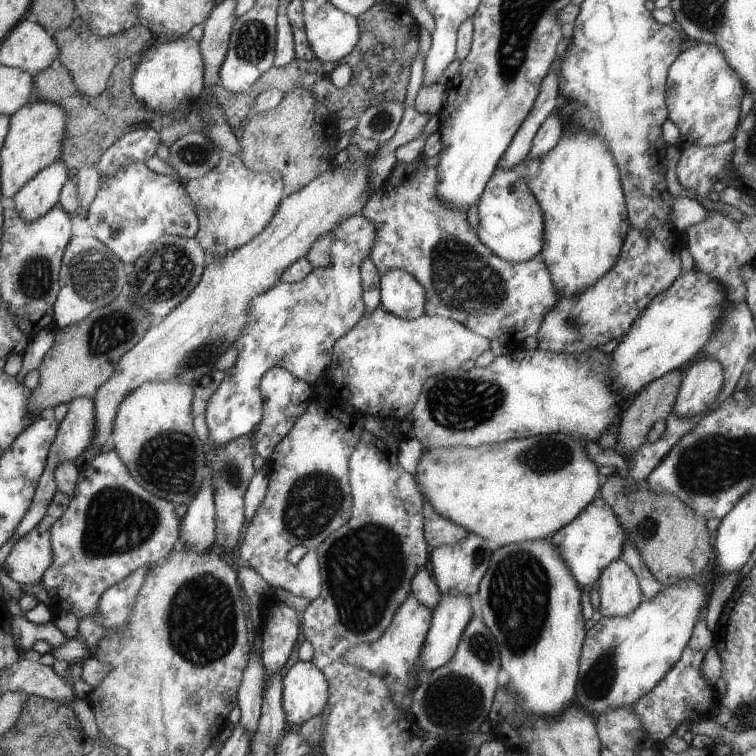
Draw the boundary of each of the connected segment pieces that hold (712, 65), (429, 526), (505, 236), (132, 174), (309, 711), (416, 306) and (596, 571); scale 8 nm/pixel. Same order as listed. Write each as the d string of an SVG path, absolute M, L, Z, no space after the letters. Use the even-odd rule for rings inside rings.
M696 42L688 45L668 73L669 118L680 130L680 142L692 146L712 146L733 138L742 122L741 103L745 84L730 67L725 52L714 44Z
M428 498L424 500L425 510L425 532L426 539L429 540L429 546L437 548L446 544L458 544L462 542L469 532L465 527L458 526L456 522L452 522L450 518L444 518L442 514L438 514L434 510L434 506L428 502Z
M524 168L497 169L490 178L478 204L478 238L499 258L509 262L525 262L545 249L545 212L529 184L522 178Z
M130 162L128 166L122 166L122 168L118 170L118 174L116 174L116 176L112 176L112 178L108 178L108 176L103 177L100 188L98 188L98 192L96 192L96 198L92 200L92 204L90 204L90 206L88 206L88 210L86 210L86 220L92 228L92 235L97 240L104 243L105 246L108 246L110 251L117 255L117 258L120 258L122 262L126 262L126 265L130 266L134 264L134 262L137 262L138 258L141 258L142 254L145 254L146 250L150 249L150 246L154 245L156 238L165 237L166 234L182 236L182 238L196 238L198 230L200 229L200 216L197 215L196 205L189 198L188 189L185 187L186 183L186 181L181 180L180 178L179 180L176 180L174 177L153 172L144 162Z
M295 660L282 676L282 708L288 723L300 726L318 714L325 714L329 680L320 668L311 661Z
M402 268L391 269L380 278L381 307L402 319L421 318L428 305L426 290L416 276Z
M600 496L593 501L570 525L550 537L558 546L566 566L573 572L574 578L589 590L600 581L601 574L614 562L621 559L626 548L626 532L616 512Z

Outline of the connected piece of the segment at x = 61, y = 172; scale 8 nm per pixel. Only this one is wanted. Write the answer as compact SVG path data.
M62 160L52 162L11 200L11 206L28 222L38 220L59 205L61 190L71 174Z

